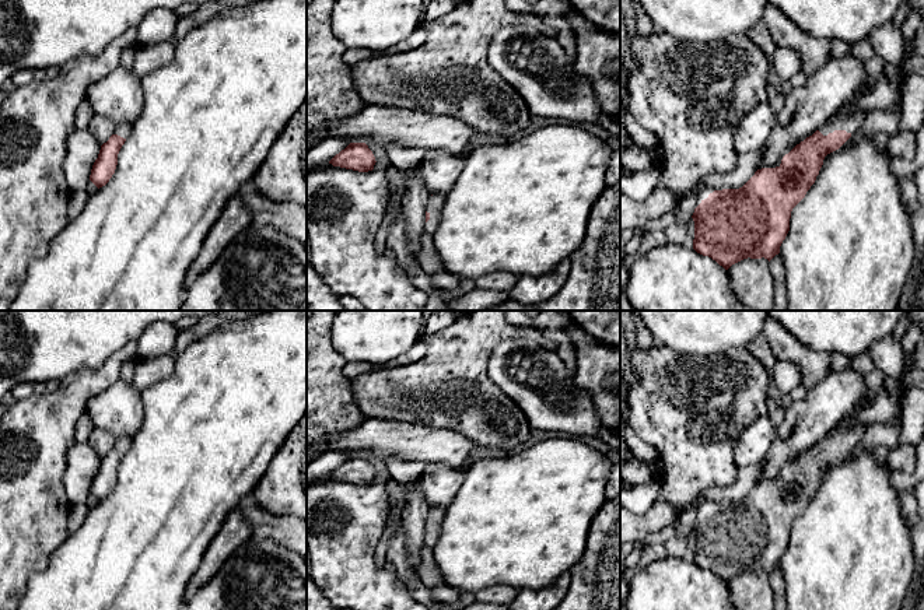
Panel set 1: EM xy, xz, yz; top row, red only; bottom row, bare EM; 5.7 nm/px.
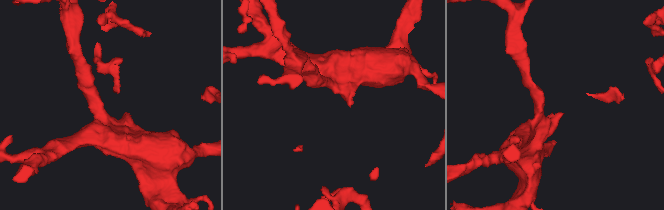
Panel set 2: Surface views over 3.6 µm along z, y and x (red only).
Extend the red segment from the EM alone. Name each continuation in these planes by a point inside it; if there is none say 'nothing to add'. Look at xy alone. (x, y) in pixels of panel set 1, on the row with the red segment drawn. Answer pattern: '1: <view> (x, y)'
1: xy (123, 130)

